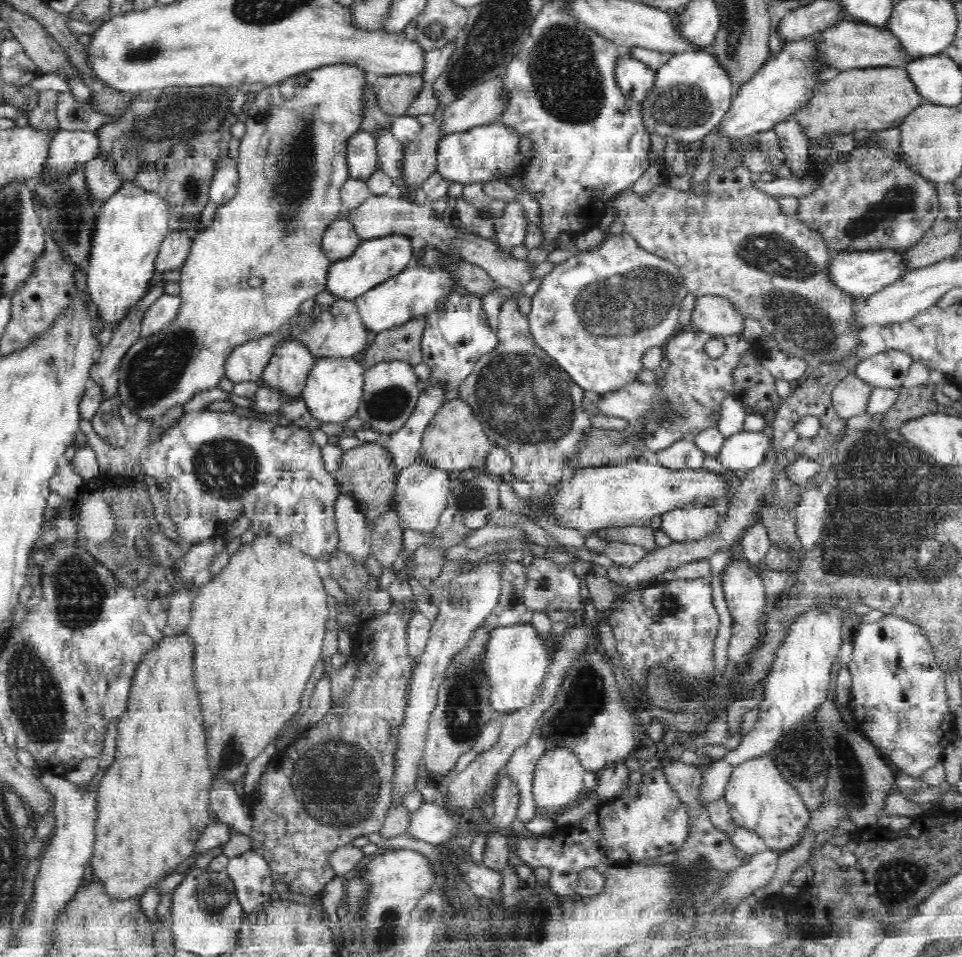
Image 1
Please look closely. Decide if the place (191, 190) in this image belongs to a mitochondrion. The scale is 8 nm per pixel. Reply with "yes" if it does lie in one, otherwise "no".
yes

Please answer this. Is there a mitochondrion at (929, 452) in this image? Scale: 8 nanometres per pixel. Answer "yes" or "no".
yes

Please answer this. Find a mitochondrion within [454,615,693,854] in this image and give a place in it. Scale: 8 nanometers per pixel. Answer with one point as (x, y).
(584, 700)

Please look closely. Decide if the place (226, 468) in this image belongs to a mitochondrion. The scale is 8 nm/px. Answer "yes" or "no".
yes

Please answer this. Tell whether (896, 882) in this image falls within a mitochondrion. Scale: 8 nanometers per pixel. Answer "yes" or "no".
yes

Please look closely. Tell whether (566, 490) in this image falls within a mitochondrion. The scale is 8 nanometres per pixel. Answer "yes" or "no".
no

